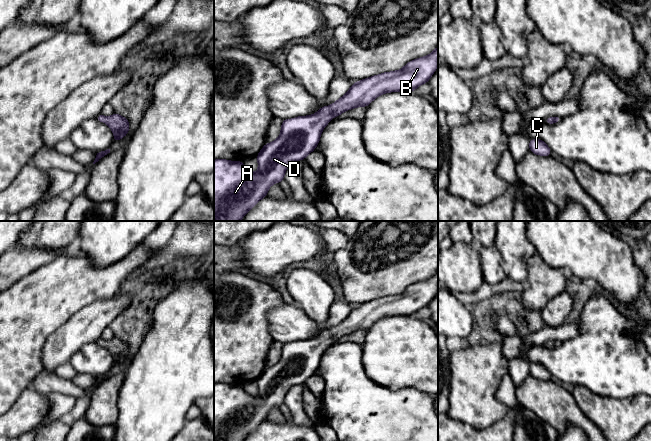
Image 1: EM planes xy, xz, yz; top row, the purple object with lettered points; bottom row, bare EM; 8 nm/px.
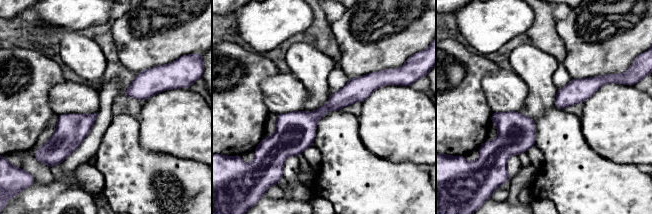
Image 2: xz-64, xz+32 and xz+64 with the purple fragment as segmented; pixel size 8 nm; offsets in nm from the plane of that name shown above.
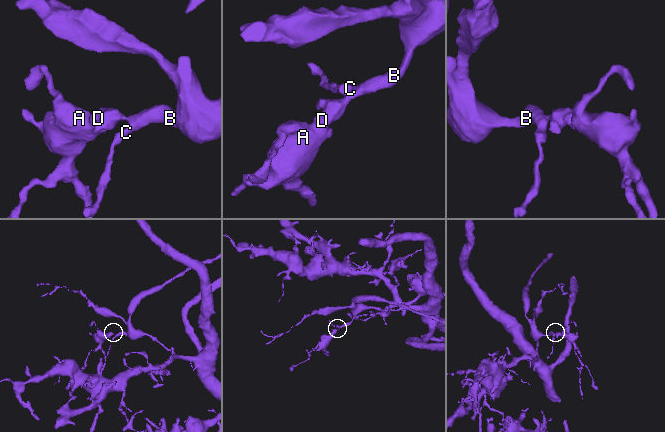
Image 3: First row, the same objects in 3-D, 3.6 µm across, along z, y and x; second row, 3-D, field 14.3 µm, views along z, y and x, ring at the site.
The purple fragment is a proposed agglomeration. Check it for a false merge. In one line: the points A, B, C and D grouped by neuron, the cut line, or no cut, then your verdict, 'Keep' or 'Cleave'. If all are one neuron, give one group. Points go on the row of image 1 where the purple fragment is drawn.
Groups: A B C D. No split. Keep

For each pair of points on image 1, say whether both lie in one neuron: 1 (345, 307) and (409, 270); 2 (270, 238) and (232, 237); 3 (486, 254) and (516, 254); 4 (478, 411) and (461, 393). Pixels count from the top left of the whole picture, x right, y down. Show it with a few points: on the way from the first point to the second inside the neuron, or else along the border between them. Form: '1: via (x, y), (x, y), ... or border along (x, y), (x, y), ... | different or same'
1: border along (346, 300), (350, 305) | different
2: border along (257, 231), (250, 232), (238, 244) | different
3: via (493, 259), (506, 259), (509, 256) | same
4: via (475, 407), (465, 397) | same

